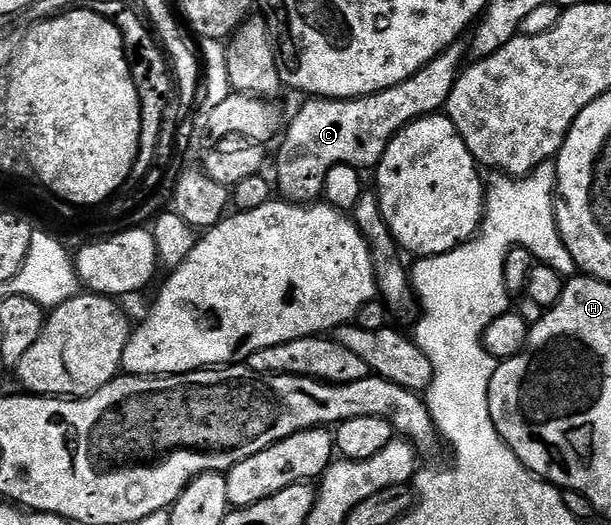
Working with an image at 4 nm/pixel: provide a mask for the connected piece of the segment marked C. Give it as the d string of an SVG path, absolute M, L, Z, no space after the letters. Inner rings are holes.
M464 46L449 47L430 63L420 67L414 75L407 77L407 81L360 99L306 98L297 116L290 123L288 120L280 140L276 194L290 203L312 205L324 196L327 173L331 173L331 169L344 163L358 169L376 168L387 145L408 123L425 115L436 115L444 108L463 70L465 55L467 59Z

